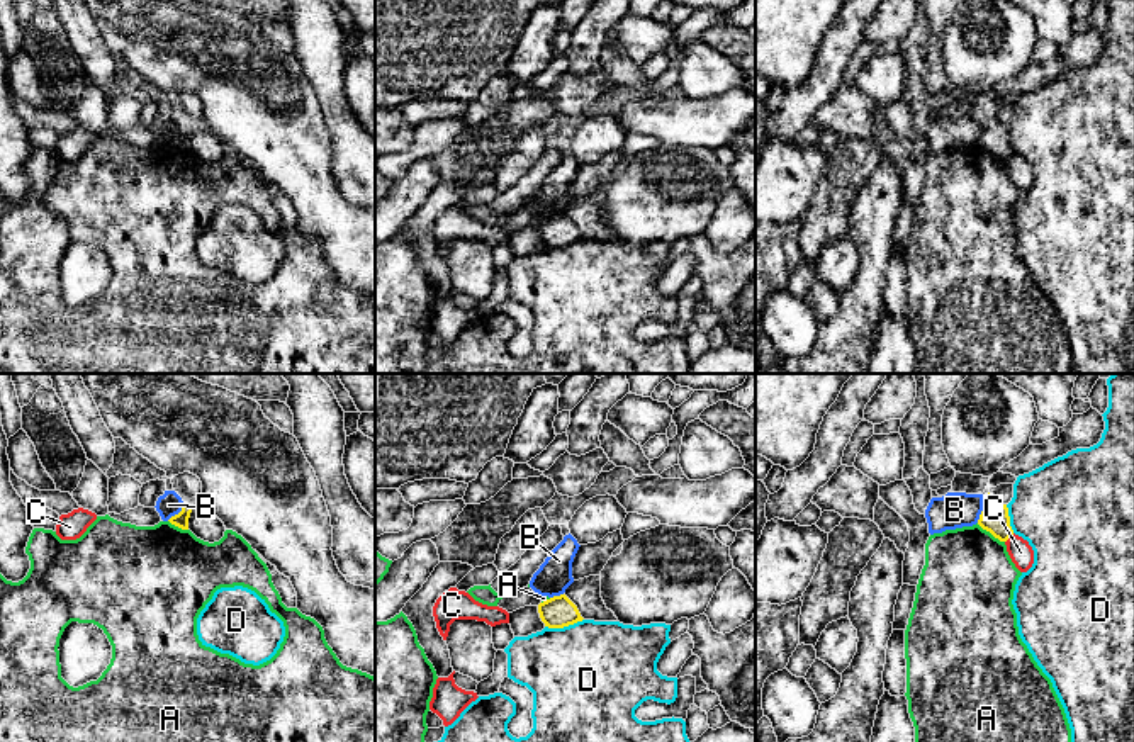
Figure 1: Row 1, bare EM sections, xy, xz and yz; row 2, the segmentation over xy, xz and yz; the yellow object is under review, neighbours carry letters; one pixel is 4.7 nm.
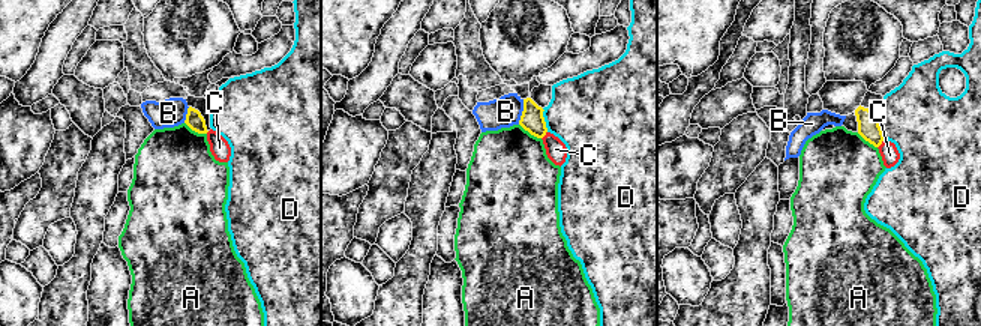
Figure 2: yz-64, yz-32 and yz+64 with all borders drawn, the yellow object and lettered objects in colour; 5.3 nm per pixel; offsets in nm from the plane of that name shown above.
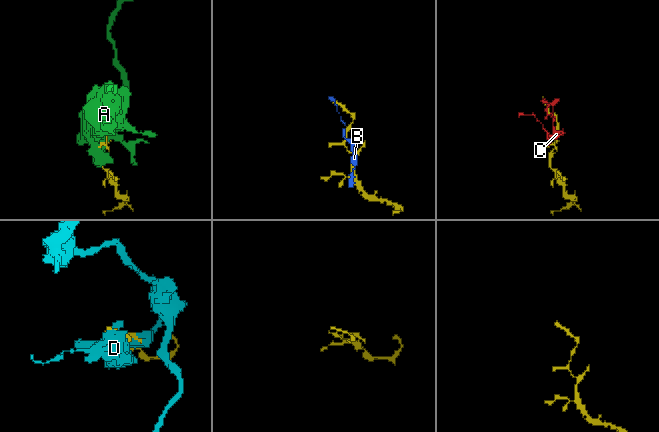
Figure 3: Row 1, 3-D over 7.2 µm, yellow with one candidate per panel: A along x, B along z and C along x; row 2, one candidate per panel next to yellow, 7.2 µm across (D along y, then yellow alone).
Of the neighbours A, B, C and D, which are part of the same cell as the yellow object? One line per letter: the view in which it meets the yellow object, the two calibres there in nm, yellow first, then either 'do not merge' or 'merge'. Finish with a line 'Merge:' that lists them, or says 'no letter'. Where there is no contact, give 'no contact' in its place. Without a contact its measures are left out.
A: contact in yz; calibres 140 and 440 nm; do not merge
B: contact in yz; calibres 140 and 170 nm; do not merge
C: contact in yz; calibres 140 and 110 nm; do not merge
D: contact in xz; calibres 150 and 480 nm; do not merge
Merge: no letter

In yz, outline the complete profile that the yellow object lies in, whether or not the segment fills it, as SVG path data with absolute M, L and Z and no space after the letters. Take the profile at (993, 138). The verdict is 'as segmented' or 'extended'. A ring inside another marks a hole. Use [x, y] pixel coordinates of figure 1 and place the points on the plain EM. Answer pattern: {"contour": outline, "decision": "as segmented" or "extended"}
{"contour": "M990 112L983 117L983 131L978 144L1000 161L1007 161L1013 155L1007 124L1000 122Z", "decision": "as segmented"}

